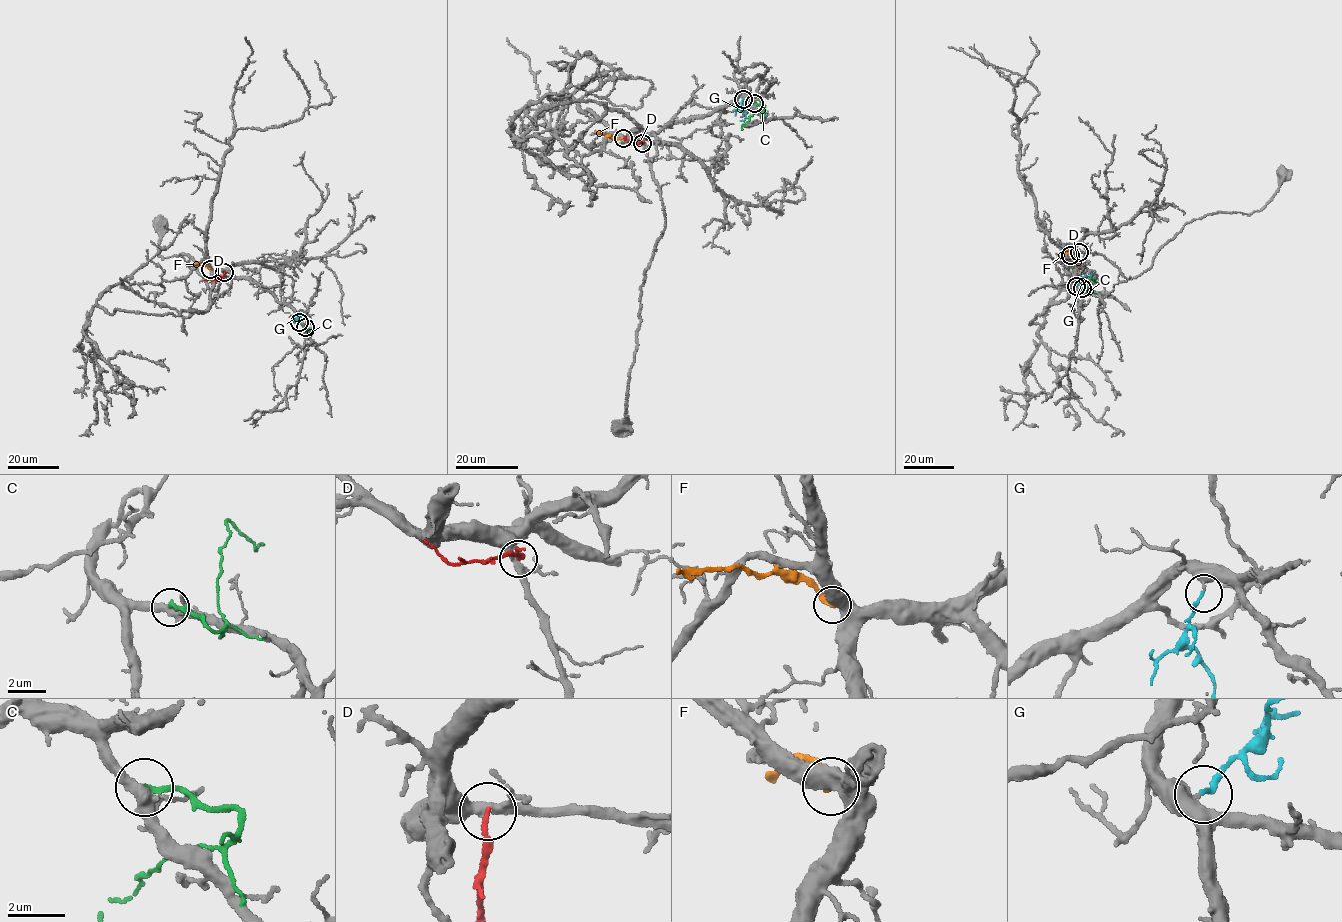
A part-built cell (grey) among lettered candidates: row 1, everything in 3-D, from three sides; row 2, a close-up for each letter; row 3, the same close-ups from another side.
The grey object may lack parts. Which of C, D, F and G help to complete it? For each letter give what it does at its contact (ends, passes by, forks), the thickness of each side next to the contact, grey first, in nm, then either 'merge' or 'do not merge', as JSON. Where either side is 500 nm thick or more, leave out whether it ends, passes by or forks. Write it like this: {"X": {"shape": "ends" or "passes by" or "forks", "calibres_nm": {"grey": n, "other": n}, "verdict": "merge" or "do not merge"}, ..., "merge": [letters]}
{"C": {"shape": "ends", "calibres_nm": {"grey": 360, "other": 240}, "verdict": "do not merge"}, "D": {"shape": "ends", "calibres_nm": {"grey": 320, "other": 160}, "verdict": "do not merge"}, "F": {"calibres_nm": {"grey": 550, "other": 260}, "verdict": "do not merge"}, "G": {"shape": "ends", "calibres_nm": {"grey": 320, "other": 180}, "verdict": "merge"}, "merge": ["G"]}

